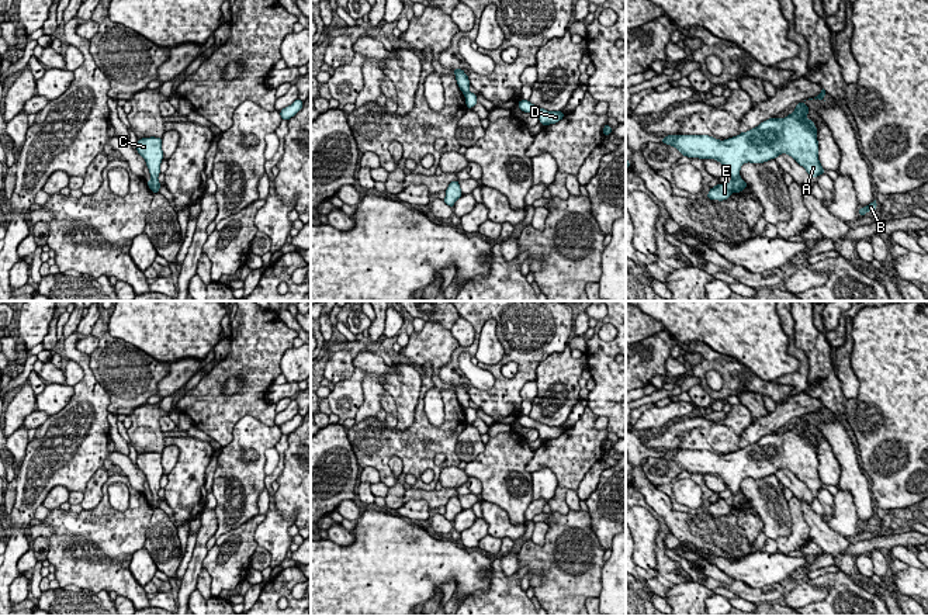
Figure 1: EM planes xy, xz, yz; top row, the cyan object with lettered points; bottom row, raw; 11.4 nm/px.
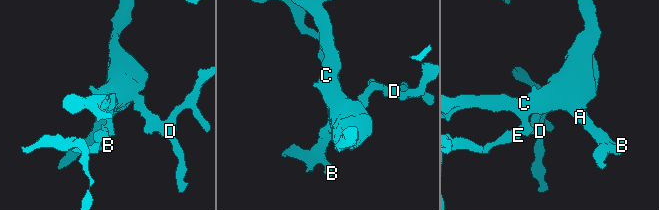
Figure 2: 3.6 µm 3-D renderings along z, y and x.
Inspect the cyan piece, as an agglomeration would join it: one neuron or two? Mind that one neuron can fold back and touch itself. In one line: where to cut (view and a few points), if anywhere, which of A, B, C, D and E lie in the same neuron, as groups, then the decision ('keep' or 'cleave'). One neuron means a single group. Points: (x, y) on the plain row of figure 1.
cut in yz along (731, 495), (733, 505); A B C D / E; cleave

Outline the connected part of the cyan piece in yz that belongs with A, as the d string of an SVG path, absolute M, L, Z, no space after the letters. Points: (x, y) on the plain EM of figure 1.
M803 418L786 433L769 433L756 443L724 456L709 450L668 450L661 457L676 463L682 471L720 477L731 489L734 508L748 502L740 492L744 478L763 478L780 468L787 468L810 491L818 492L825 485L818 475L817 443L813 435L806 433L810 423Z

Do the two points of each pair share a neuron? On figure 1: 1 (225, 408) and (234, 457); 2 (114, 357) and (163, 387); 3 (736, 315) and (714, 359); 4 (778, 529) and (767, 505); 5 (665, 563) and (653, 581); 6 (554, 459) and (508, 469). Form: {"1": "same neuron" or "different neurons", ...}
{"1": "different neurons", "2": "different neurons", "3": "different neurons", "4": "same neuron", "5": "same neuron", "6": "different neurons"}

